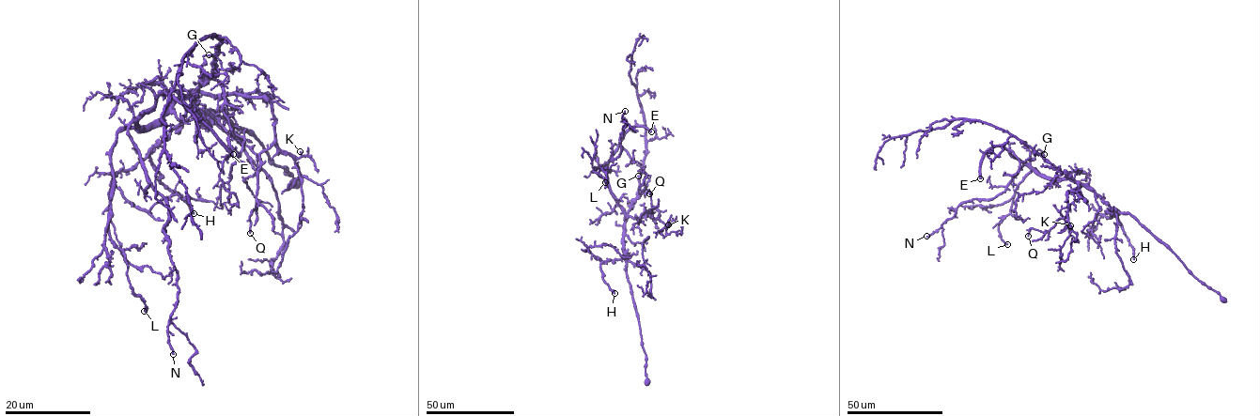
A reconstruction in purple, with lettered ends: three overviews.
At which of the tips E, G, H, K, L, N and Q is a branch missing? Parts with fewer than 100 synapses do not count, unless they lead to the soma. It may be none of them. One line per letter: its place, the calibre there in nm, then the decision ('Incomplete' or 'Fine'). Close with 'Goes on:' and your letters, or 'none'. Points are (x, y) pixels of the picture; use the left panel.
E: Place: (233, 154). Thickness 460 nm. Incomplete
G: Place: (209, 54). Thickness 200 nm. Fine
H: Place: (194, 213). Thickness 260 nm. Fine
K: Place: (300, 151). Thickness 120 nm. Fine
L: Place: (144, 311). Thickness 240 nm. Fine
N: Place: (173, 354). Thickness 150 nm. Fine
Q: Place: (250, 233). Thickness 170 nm. Fine
Goes on: E

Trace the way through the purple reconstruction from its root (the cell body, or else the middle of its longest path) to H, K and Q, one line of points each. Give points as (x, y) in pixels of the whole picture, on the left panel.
H: (210, 76), (194, 96), (198, 116), (180, 122), (149, 153), (160, 183), (179, 194), (194, 213)
K: (210, 76), (198, 90), (213, 97), (264, 98), (274, 121), (274, 144), (298, 158), (300, 151)
Q: (210, 76), (198, 90), (264, 98), (274, 121), (274, 141), (260, 155), (250, 233)

